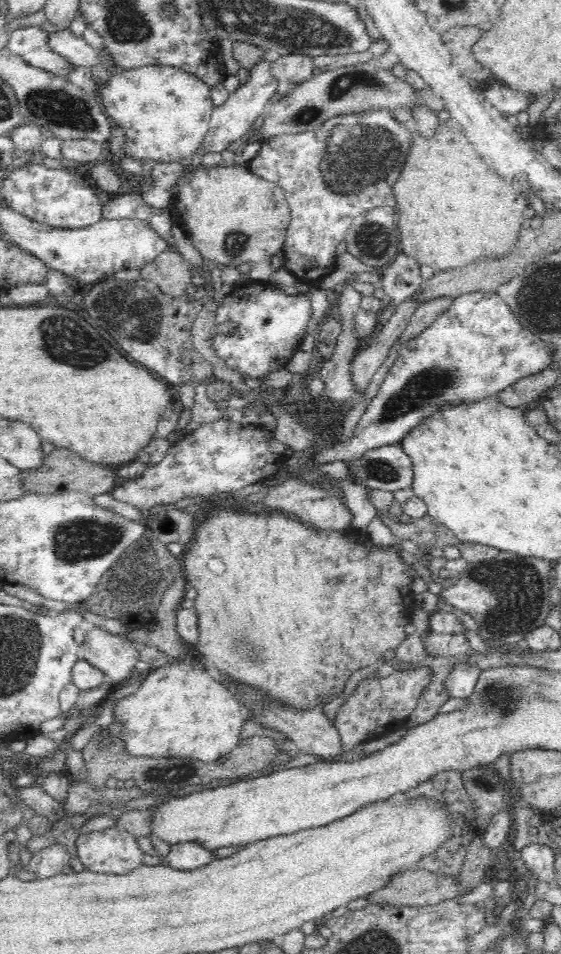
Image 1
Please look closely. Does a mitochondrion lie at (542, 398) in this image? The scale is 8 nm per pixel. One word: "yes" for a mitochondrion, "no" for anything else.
no

